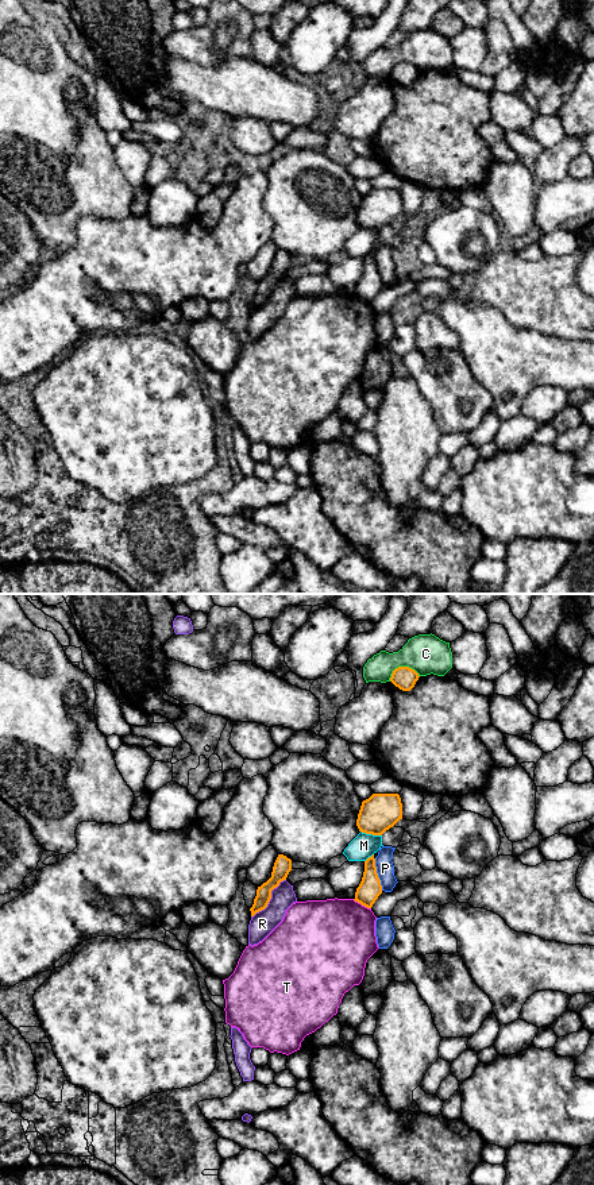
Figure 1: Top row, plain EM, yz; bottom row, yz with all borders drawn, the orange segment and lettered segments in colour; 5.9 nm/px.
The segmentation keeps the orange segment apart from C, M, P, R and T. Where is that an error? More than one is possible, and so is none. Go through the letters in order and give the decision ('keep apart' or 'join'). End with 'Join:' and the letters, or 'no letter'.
C: keep apart
M: keep apart
P: keep apart
R: keep apart
T: keep apart
Join: no letter

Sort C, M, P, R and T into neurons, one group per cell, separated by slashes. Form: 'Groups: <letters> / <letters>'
Groups: C / M / P / R / T

